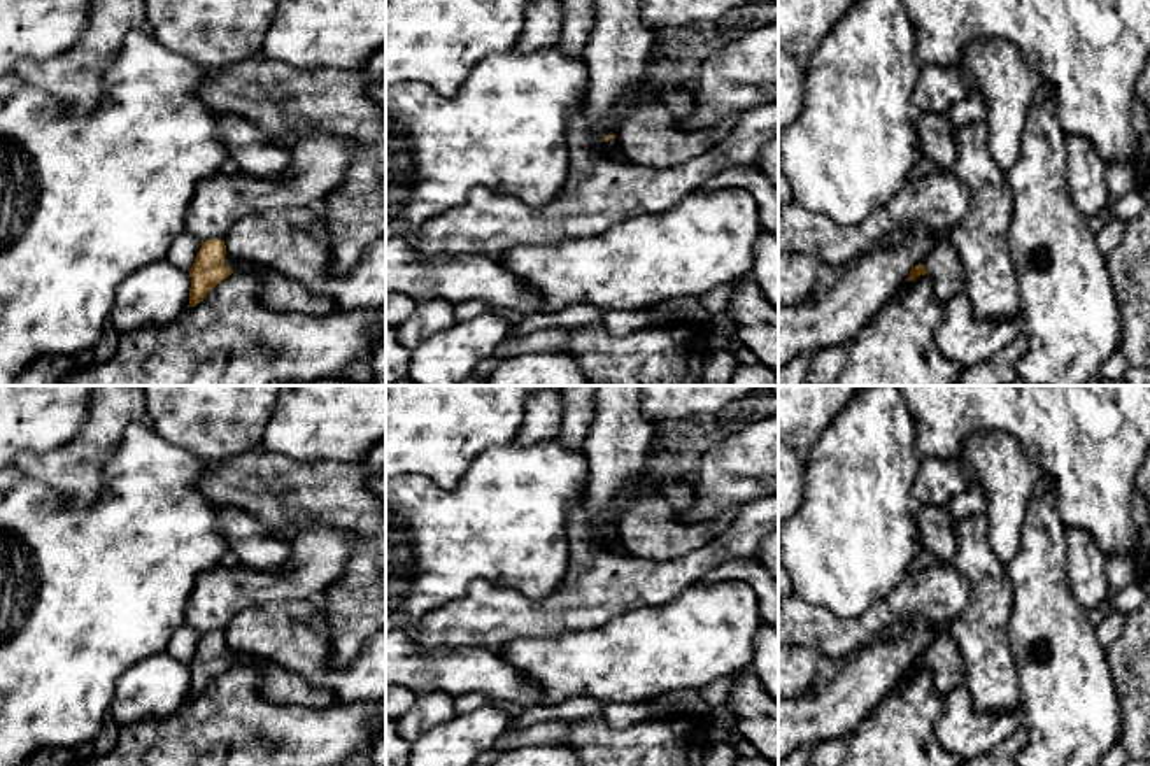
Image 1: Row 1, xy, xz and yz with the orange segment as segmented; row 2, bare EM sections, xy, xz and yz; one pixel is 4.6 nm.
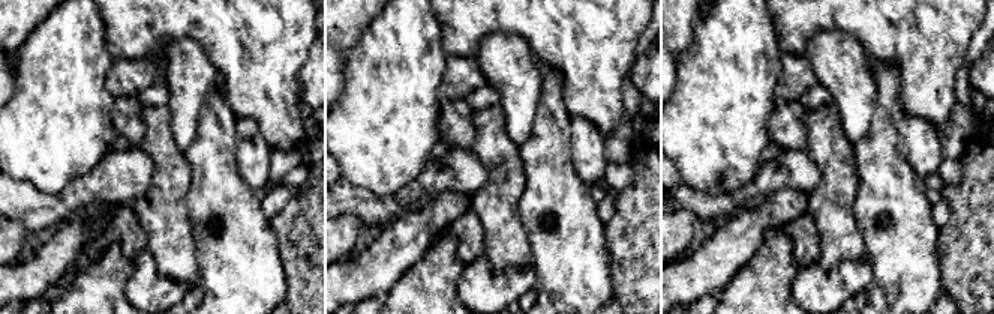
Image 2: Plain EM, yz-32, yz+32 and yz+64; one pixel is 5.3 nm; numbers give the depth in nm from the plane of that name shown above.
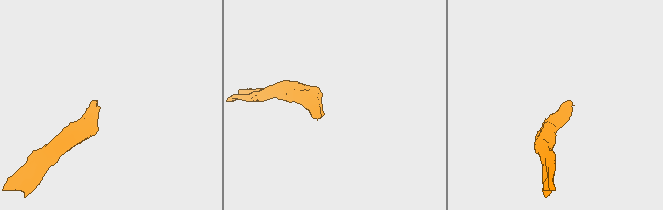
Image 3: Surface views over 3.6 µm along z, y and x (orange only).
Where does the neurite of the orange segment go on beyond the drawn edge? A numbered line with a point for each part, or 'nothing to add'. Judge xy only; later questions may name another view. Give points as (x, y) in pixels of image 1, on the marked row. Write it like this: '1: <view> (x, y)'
1: xy (279, 293)

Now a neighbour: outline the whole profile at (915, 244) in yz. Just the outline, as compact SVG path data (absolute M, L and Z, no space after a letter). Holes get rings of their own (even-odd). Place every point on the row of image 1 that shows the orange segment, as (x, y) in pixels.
M913 230L901 237L898 244L901 245L905 256L908 258L910 265L915 266L922 263L927 252L934 247L934 244L943 238L933 233L931 230Z

